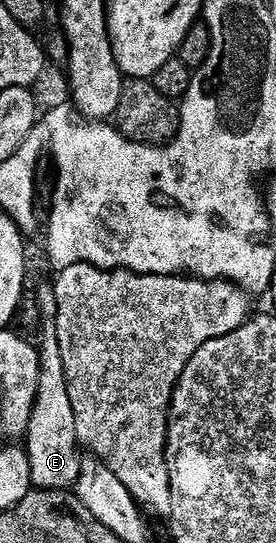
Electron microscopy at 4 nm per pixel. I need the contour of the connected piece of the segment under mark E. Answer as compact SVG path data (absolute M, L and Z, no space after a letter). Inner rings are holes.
M44 286L36 297L38 305L37 331L32 335L33 342L39 350L42 369L37 385L37 401L34 403L33 416L30 418L26 434L26 452L31 464L32 483L39 490L69 490L73 488L82 474L84 462L76 413L72 408L68 381L63 372L63 355L58 335L58 301L53 286ZM56 371L56 373L50 373Z

